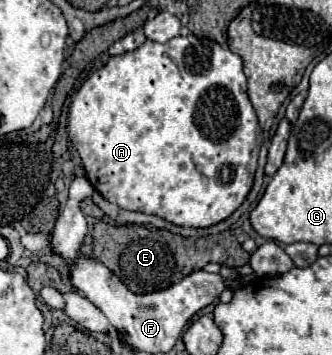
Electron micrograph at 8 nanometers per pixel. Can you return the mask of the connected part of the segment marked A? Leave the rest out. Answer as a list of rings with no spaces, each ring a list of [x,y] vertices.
[[[178,35],[166,43],[146,41],[92,73],[70,103],[68,137],[82,159],[88,181],[106,201],[128,211],[158,215],[180,227],[216,225],[242,205],[264,141],[246,93],[240,55],[194,35]]]

